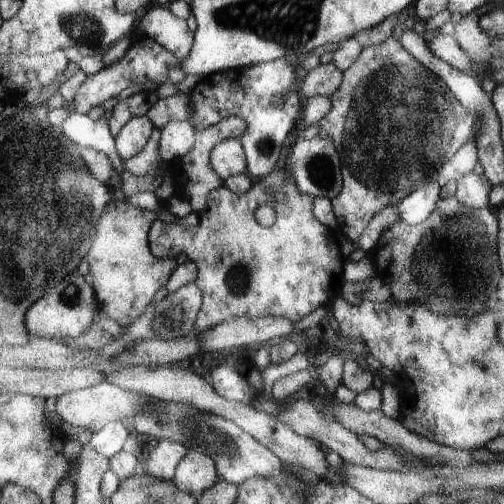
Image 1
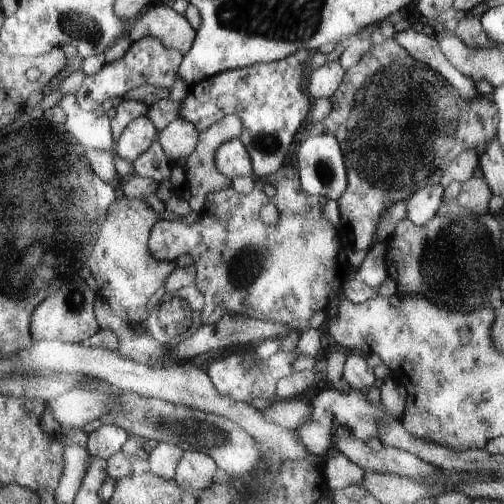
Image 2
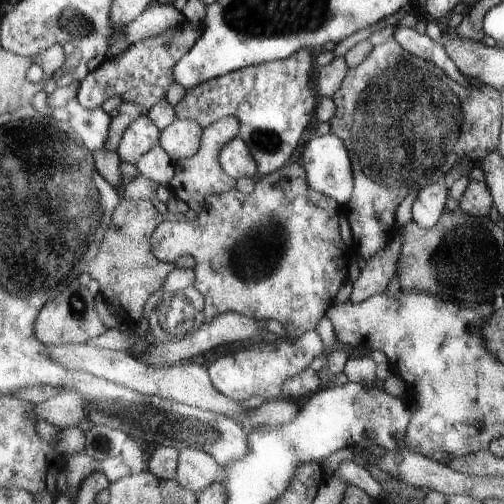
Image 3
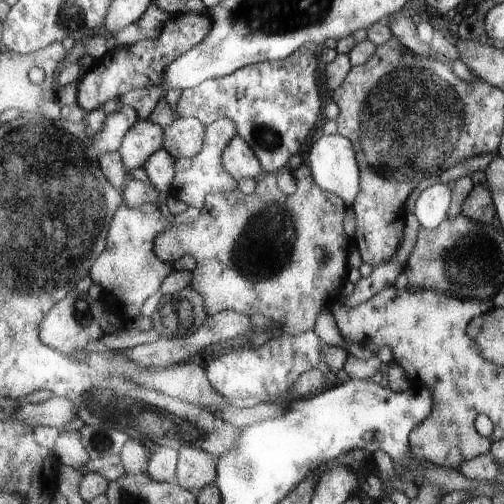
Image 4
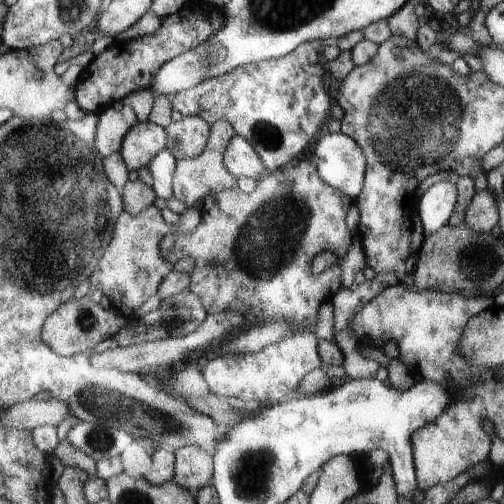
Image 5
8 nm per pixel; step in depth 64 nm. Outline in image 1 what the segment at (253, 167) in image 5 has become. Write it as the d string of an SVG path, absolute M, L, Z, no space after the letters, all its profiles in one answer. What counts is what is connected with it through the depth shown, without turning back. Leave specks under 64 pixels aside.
M225 140L211 152L213 170L227 182L233 176L247 174L249 162L243 140Z

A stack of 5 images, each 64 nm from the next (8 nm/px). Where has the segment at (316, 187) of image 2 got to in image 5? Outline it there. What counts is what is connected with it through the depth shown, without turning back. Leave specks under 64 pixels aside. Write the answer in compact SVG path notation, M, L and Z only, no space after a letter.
M327 132L313 146L311 162L325 184L341 190L347 198L351 198L351 202L355 202L365 180L365 154L353 138L343 132Z

